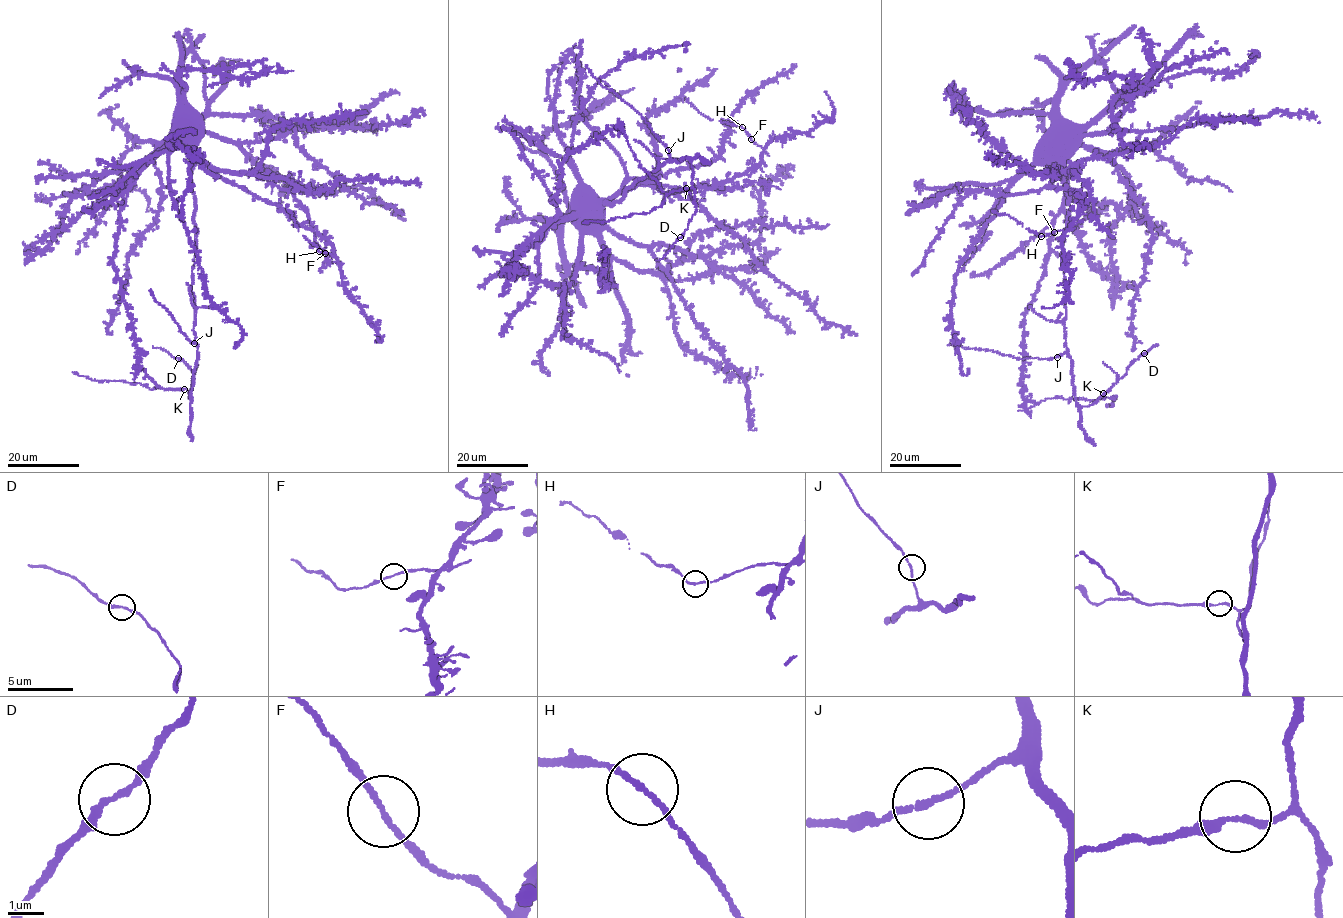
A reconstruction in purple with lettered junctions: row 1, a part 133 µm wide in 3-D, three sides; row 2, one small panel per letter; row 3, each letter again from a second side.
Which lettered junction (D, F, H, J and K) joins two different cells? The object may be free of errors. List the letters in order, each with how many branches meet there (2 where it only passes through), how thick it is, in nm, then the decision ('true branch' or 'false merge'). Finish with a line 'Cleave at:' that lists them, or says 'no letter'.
D: 2 branches meet; 180 nm thick; true branch
F: 2 branches meet; 130 nm thick; true branch
H: 2 branches meet; 140 nm thick; true branch
J: 2 branches meet; 150 nm thick; true branch
K: 2 branches meet; 180 nm thick; true branch
Cleave at: no letter

